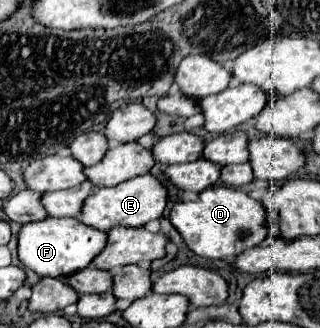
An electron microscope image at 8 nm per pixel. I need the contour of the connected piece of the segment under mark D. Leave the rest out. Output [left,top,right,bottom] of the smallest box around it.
[170,186,270,260]

